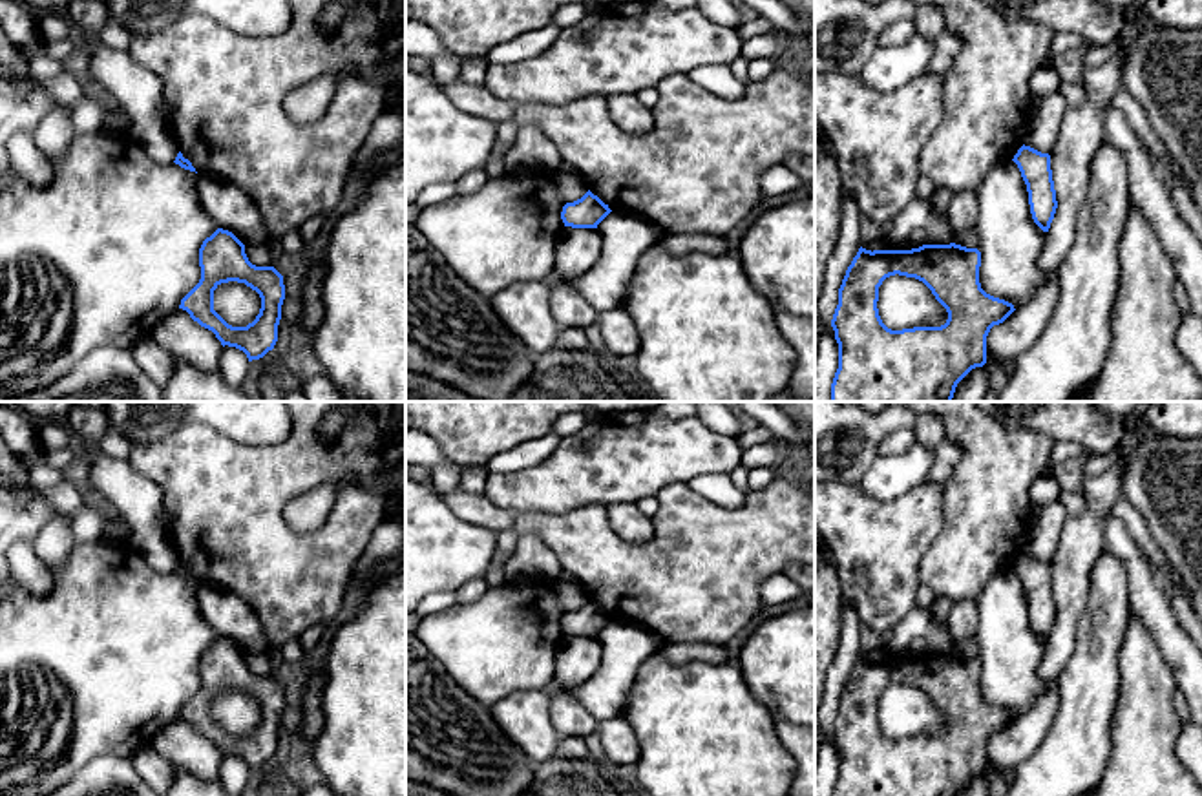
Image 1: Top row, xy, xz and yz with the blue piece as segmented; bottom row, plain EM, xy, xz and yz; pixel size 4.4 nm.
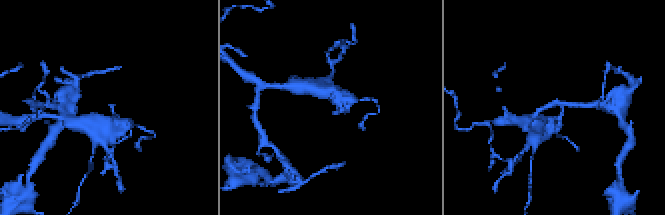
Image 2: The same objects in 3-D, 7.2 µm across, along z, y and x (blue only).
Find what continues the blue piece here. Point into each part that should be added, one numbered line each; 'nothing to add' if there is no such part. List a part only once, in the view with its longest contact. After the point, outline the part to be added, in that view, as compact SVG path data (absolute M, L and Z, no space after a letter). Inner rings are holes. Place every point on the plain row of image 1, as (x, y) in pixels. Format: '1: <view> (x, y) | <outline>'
nothing to add

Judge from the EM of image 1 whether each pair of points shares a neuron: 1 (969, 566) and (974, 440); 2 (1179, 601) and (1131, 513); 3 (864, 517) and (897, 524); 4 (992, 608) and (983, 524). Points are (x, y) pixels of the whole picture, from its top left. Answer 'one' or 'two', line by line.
1: one
2: one
3: one
4: two

